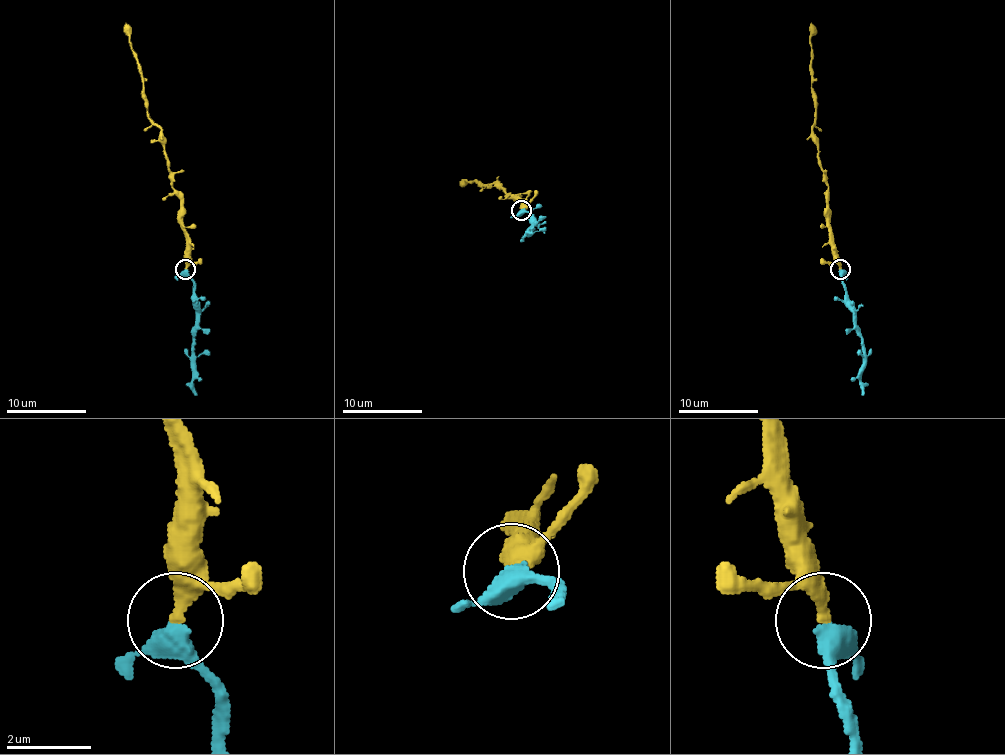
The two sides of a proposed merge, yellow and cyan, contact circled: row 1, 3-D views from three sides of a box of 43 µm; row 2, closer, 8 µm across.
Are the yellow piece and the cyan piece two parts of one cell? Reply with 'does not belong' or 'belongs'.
belongs

